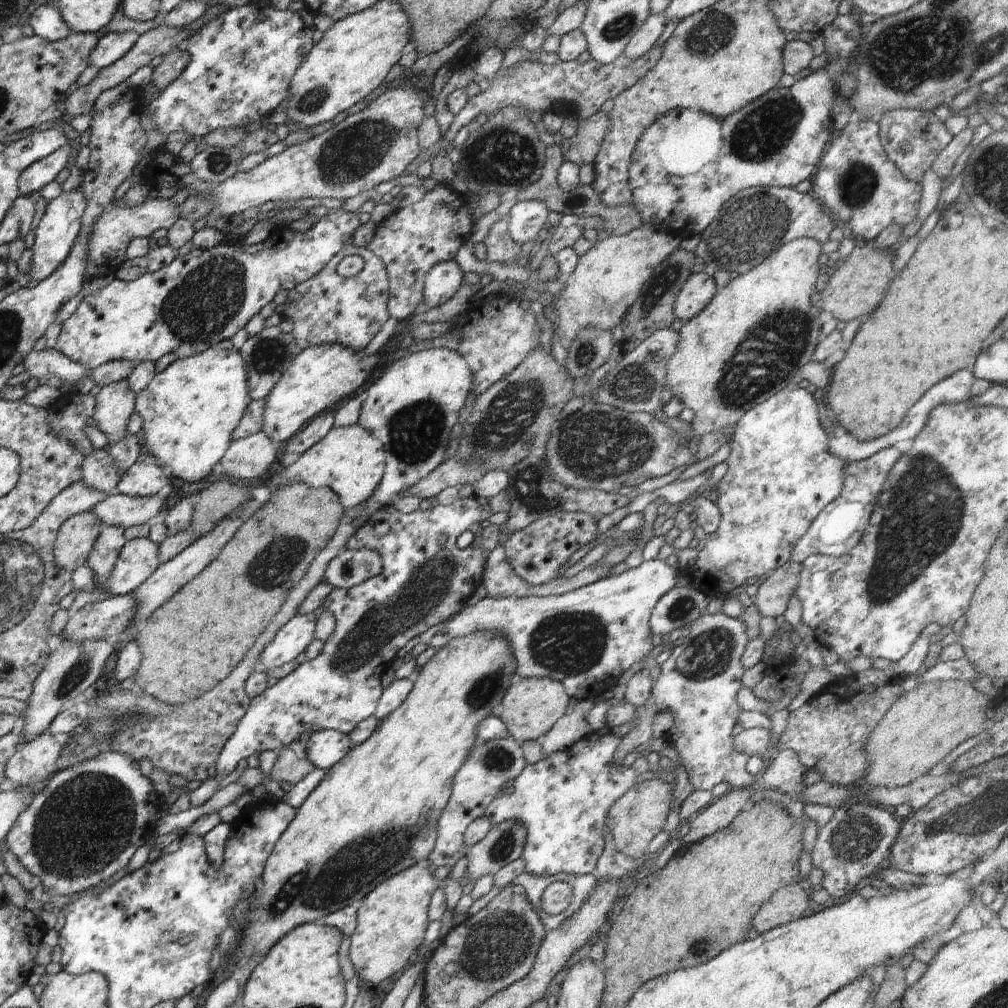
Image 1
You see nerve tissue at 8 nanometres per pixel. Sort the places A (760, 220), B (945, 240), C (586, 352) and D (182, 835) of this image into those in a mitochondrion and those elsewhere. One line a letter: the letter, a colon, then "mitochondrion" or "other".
A: mitochondrion
B: other
C: mitochondrion
D: other

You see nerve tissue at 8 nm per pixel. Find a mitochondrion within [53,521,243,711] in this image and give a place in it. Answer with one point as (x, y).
(78, 672)

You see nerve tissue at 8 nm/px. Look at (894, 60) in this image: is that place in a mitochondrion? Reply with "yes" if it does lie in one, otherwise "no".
yes

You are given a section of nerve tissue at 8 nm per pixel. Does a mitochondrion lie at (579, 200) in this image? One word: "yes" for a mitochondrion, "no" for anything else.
yes

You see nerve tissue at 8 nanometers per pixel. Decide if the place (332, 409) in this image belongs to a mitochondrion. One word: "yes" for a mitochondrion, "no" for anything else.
no

